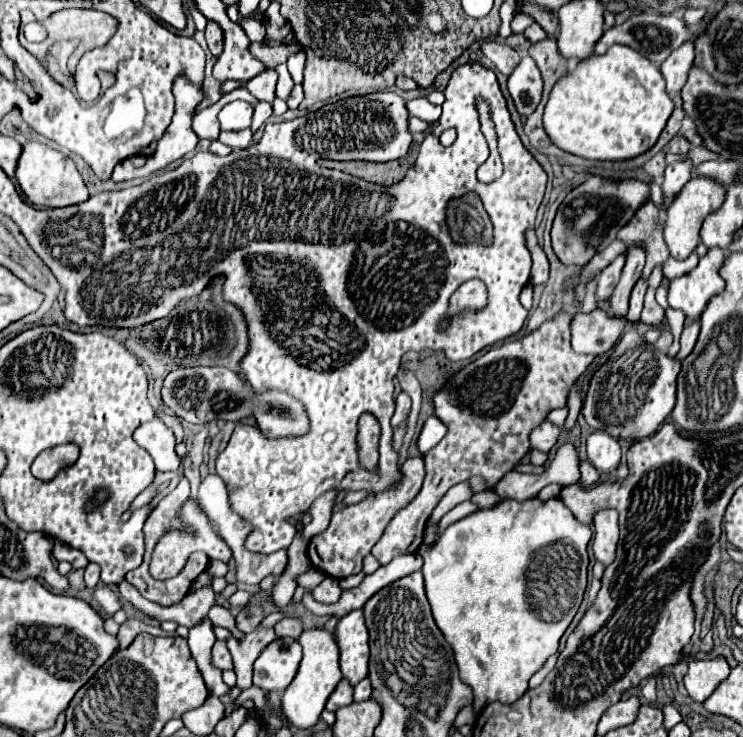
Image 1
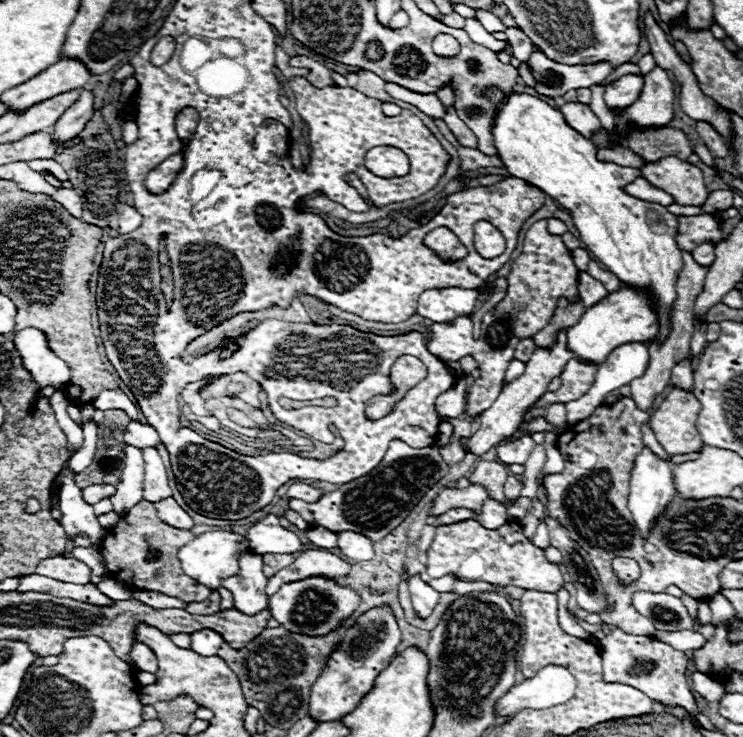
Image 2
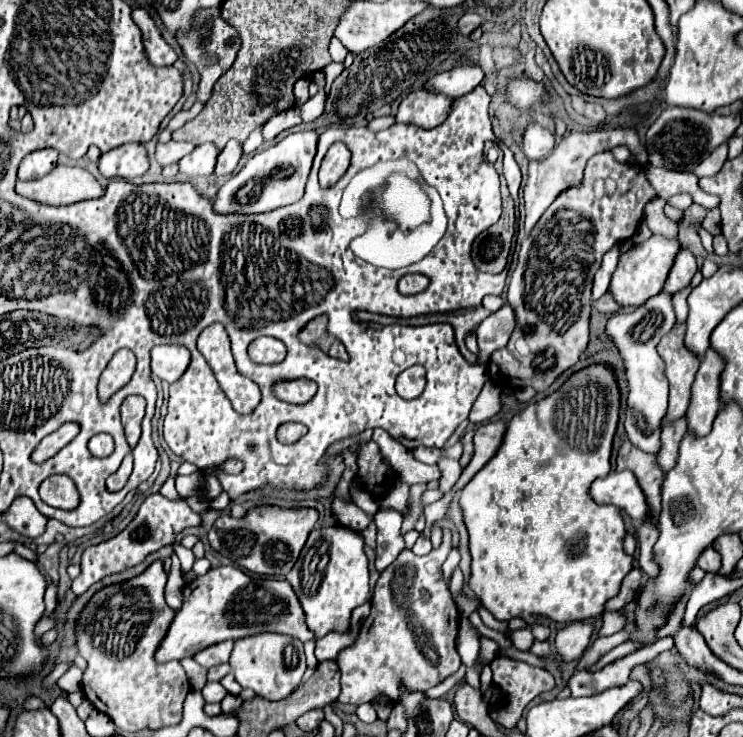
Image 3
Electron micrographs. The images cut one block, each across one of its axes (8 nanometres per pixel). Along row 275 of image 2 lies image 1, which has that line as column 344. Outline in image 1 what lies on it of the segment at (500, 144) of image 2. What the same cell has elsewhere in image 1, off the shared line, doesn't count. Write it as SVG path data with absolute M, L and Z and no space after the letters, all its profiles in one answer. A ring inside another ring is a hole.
M352 610L342 616L334 630L340 648L340 670L344 678L356 686L368 676L368 630L362 610Z

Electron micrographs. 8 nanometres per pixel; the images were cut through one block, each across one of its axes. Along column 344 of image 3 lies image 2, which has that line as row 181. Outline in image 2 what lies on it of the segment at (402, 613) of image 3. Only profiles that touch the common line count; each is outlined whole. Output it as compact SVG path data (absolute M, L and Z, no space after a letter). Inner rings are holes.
M674 156L662 158L658 162L644 164L640 174L656 188L668 192L676 204L682 206L704 206L708 198L702 172L688 162L682 162Z

